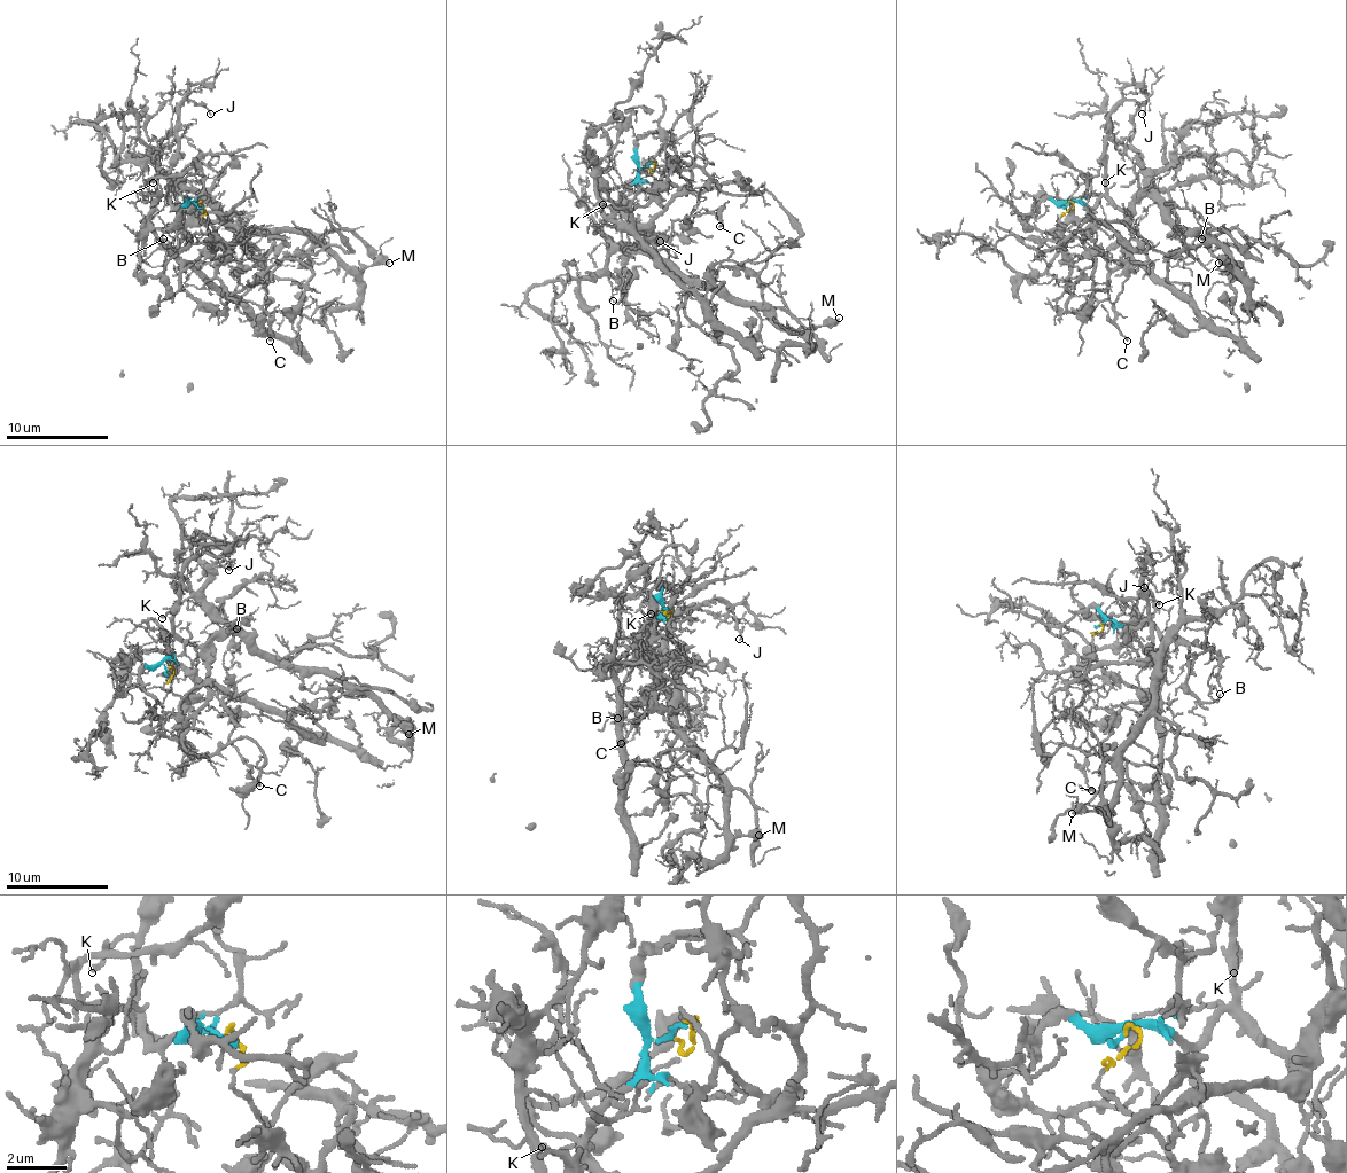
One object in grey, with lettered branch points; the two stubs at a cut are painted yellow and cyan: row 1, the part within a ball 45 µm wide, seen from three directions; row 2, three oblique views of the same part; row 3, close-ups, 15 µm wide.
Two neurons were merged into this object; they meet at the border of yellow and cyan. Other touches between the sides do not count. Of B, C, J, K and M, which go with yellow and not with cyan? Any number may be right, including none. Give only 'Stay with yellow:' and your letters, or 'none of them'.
Stay with yellow: C

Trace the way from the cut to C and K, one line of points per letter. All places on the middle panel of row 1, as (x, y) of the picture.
C: (648, 167), (661, 182), (632, 213), (651, 251), (686, 218), (719, 213), (719, 226)
K: (648, 167), (638, 172), (617, 205), (602, 205)

